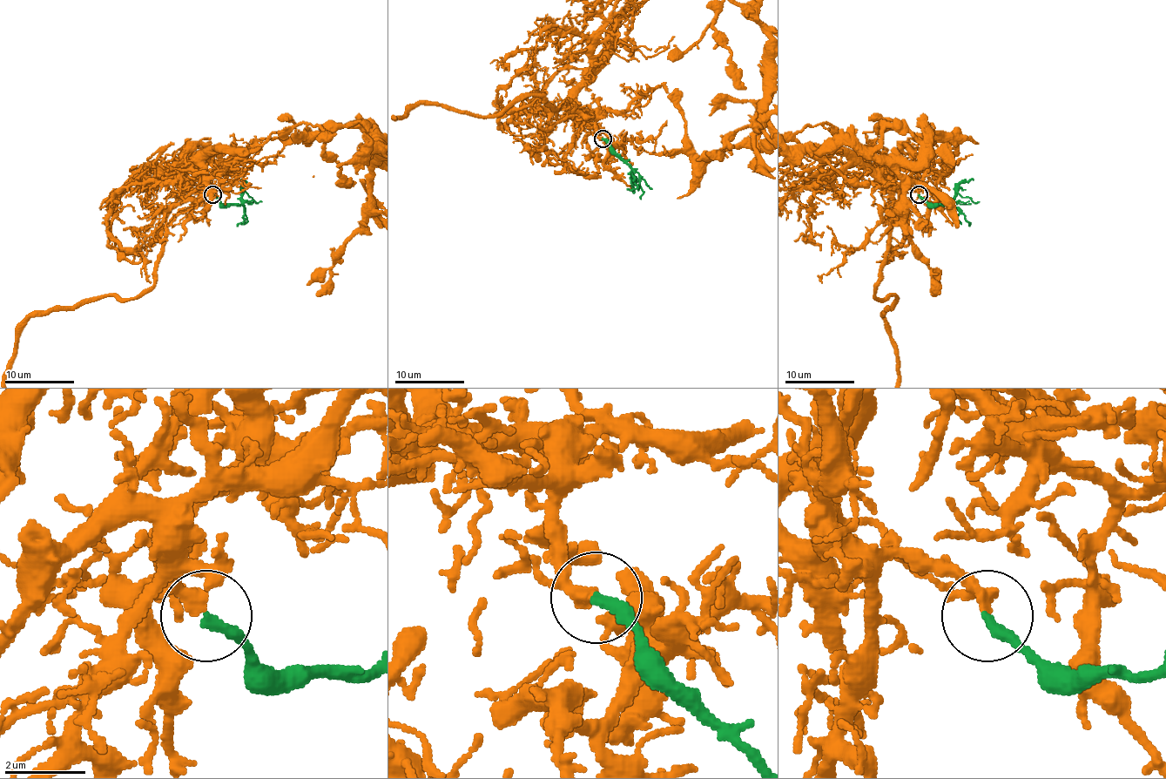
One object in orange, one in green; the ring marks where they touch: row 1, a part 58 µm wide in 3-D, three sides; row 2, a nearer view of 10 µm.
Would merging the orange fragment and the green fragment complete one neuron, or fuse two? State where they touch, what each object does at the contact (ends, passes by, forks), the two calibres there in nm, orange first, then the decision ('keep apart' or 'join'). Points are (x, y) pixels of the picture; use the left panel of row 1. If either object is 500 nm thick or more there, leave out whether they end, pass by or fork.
place (212, 194); orange passes by; green ends; calibres 240 and 280 nm; join

